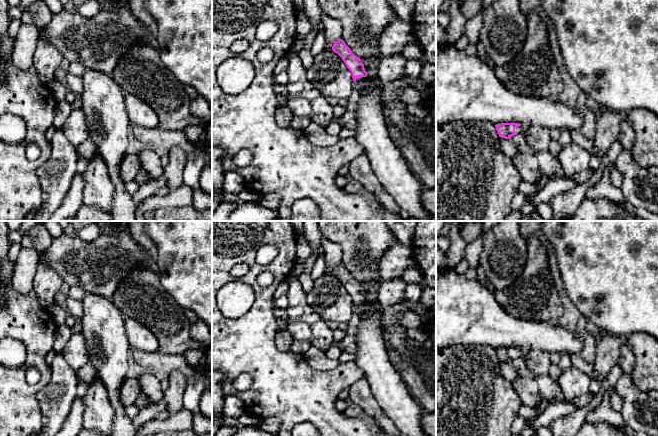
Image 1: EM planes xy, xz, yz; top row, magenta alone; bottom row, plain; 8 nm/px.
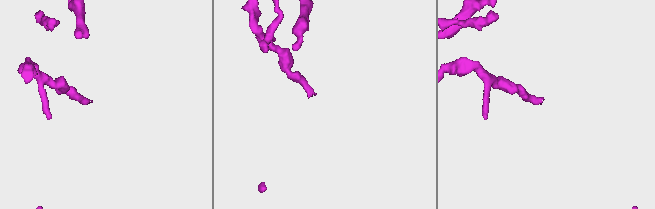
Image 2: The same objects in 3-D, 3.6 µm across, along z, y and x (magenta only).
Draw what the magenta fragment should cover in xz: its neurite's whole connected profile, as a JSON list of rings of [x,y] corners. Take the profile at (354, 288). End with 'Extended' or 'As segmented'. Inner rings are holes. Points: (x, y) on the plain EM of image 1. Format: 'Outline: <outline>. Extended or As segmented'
Outline: [[[339,263],[333,268],[332,274],[342,282],[345,289],[352,297],[355,311],[357,313],[364,312],[366,309],[365,301],[367,300],[367,296],[365,295],[362,284],[352,277],[351,273],[342,263]]]. Extended

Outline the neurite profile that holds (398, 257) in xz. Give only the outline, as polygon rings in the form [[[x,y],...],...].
[[[395,240],[380,259],[381,280],[402,278],[404,271],[413,266],[418,266],[418,263],[412,247]]]

